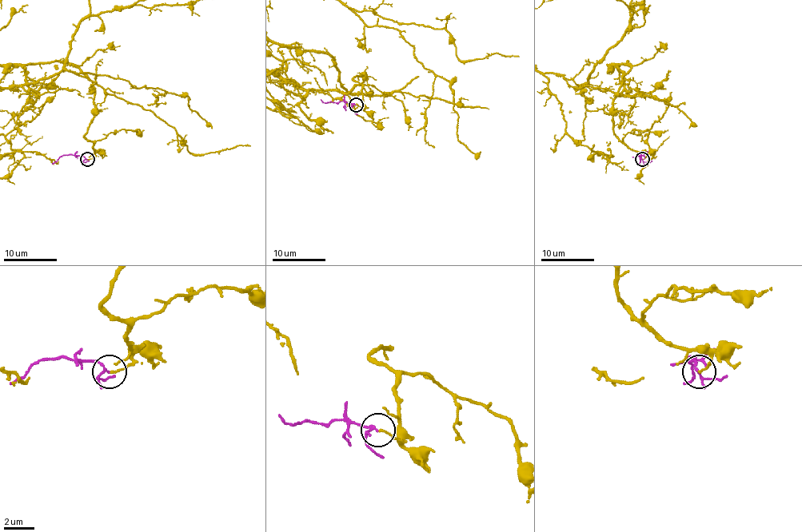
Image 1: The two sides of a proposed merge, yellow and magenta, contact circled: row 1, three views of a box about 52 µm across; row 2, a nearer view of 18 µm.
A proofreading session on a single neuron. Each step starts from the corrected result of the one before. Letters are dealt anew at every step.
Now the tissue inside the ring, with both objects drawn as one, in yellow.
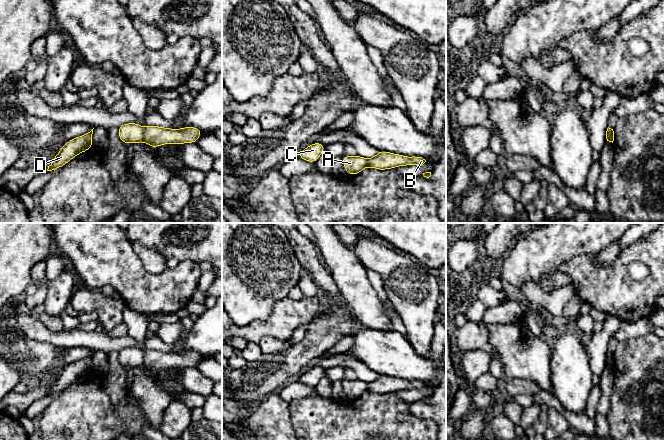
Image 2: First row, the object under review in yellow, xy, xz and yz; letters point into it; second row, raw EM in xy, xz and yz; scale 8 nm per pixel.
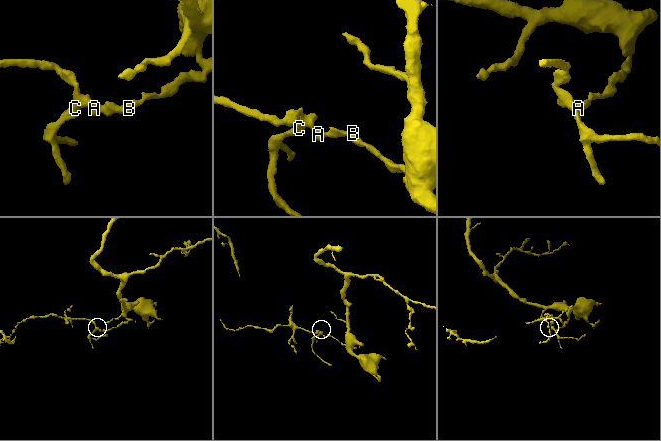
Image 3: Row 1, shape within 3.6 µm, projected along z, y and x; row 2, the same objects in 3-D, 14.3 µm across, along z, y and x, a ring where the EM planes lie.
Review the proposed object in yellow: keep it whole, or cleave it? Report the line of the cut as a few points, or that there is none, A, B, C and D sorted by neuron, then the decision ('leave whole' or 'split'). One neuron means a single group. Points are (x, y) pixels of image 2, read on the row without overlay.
cut in xy along (144, 351), (143, 364); A C D / B; split

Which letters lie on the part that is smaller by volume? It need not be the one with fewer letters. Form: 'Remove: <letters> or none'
Remove: A, C, D

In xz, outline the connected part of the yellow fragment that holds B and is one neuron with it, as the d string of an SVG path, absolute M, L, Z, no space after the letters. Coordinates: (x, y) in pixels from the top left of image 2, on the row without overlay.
M379 374L379 377L376 380L367 383L367 391L386 394L399 390L423 389L425 386L426 384L419 380L407 381Z

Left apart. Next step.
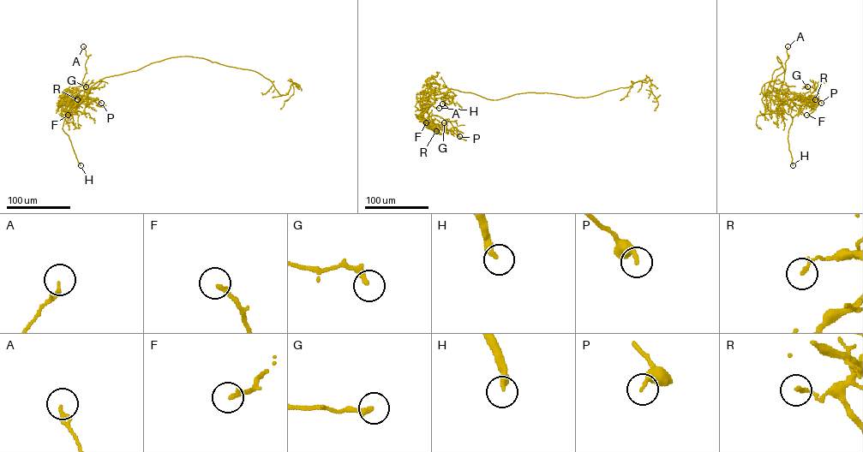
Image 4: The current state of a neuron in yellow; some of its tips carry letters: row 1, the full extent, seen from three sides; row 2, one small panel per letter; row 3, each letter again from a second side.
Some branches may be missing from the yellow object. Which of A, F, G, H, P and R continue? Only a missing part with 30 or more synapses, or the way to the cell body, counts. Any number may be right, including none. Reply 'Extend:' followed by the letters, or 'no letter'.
Extend: H

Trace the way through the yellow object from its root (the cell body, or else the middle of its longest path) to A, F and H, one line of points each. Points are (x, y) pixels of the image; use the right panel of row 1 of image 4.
A: (778, 62), (784, 71), (776, 76), (772, 88), (778, 93), (776, 99), (782, 110), (782, 85), (788, 46)
F: (778, 62), (784, 71), (772, 88), (778, 93), (780, 109), (787, 99), (799, 105), (816, 104), (806, 115)
H: (778, 62), (784, 71), (776, 76), (772, 88), (778, 93), (780, 109), (792, 117), (788, 139), (793, 165)

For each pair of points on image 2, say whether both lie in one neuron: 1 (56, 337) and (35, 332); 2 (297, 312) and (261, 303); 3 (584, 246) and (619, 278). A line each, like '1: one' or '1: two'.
1: one
2: two
3: two

